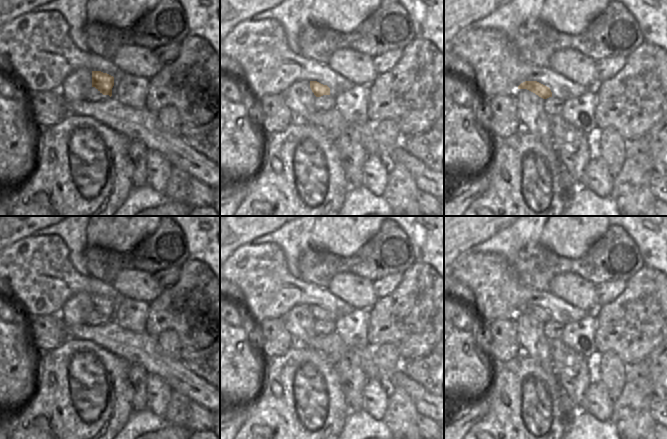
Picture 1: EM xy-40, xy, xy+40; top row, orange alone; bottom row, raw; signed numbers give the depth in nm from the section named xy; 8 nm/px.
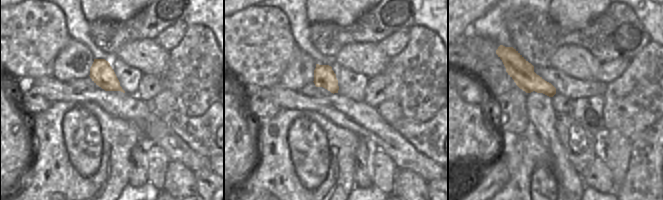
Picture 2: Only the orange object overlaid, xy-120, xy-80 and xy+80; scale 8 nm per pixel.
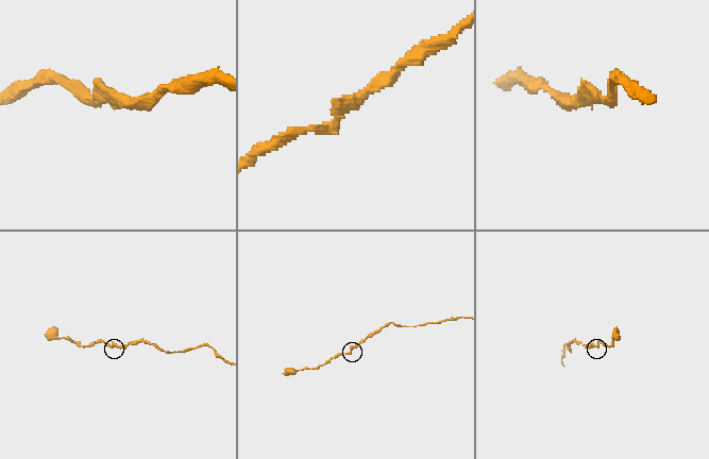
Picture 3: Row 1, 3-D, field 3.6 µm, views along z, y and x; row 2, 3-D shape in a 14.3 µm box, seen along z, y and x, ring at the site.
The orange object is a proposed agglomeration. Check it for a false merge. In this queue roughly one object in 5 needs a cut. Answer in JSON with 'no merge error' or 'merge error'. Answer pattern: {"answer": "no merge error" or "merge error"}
{"answer": "no merge error"}

